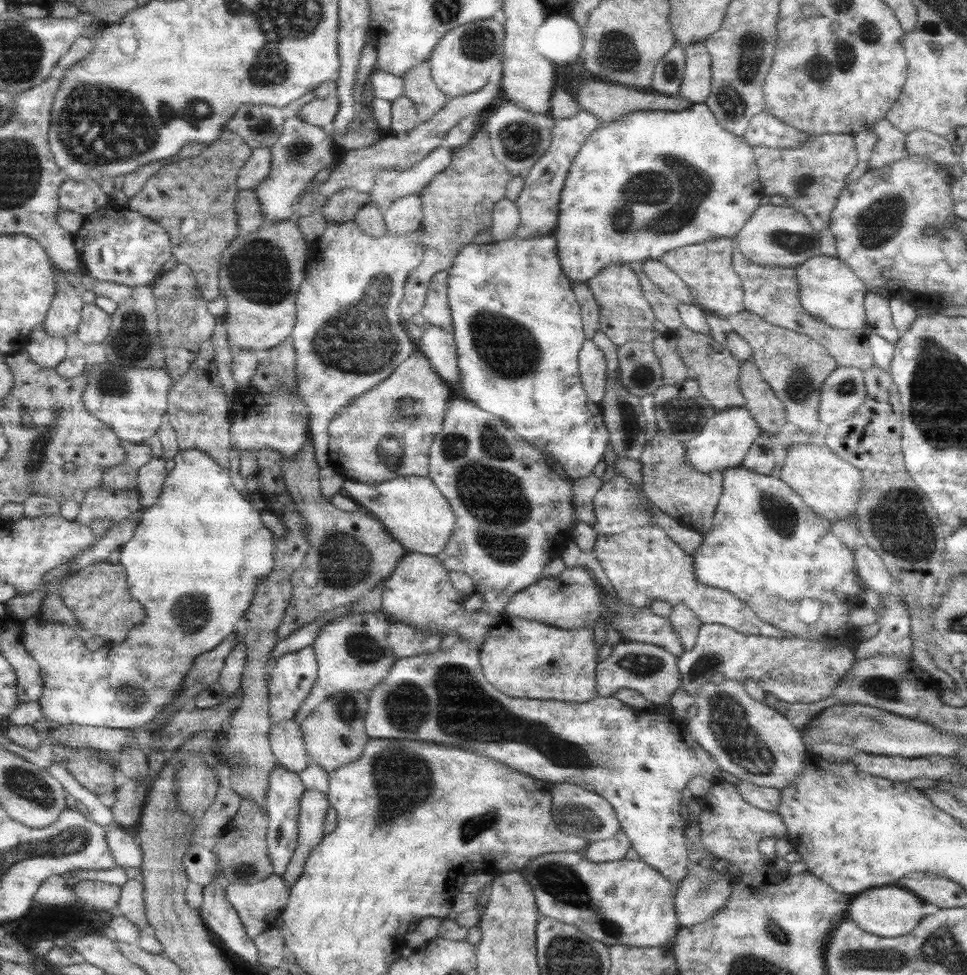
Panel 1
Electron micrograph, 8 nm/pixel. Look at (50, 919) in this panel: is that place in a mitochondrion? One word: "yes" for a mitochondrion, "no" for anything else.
no

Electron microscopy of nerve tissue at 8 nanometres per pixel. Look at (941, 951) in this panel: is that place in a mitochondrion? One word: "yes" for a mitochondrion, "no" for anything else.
yes

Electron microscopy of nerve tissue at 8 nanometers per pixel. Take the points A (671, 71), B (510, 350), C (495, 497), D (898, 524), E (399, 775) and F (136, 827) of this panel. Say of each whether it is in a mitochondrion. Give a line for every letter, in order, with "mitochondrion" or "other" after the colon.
A: mitochondrion
B: mitochondrion
C: mitochondrion
D: mitochondrion
E: mitochondrion
F: other

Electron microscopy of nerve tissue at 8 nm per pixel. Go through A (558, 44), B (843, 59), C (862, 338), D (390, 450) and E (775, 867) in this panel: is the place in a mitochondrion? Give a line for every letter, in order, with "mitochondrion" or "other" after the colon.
A: other
B: mitochondrion
C: other
D: mitochondrion
E: other

